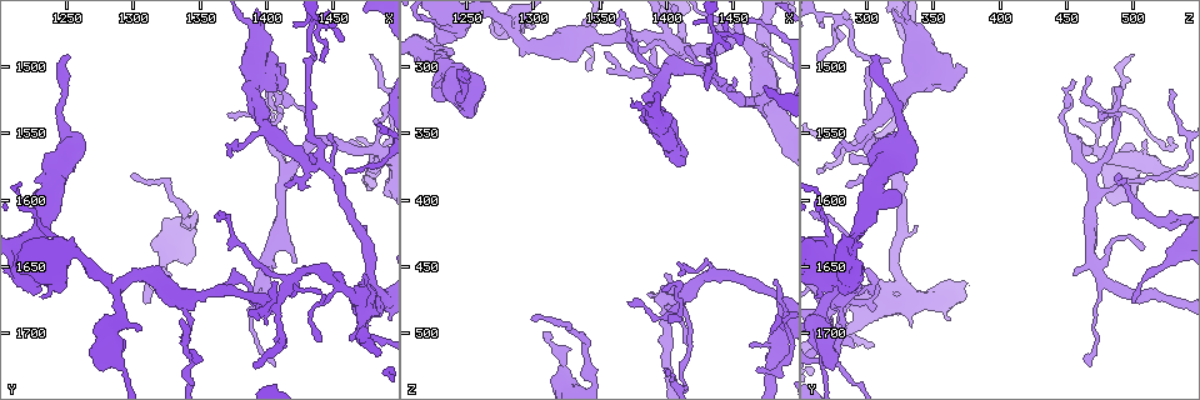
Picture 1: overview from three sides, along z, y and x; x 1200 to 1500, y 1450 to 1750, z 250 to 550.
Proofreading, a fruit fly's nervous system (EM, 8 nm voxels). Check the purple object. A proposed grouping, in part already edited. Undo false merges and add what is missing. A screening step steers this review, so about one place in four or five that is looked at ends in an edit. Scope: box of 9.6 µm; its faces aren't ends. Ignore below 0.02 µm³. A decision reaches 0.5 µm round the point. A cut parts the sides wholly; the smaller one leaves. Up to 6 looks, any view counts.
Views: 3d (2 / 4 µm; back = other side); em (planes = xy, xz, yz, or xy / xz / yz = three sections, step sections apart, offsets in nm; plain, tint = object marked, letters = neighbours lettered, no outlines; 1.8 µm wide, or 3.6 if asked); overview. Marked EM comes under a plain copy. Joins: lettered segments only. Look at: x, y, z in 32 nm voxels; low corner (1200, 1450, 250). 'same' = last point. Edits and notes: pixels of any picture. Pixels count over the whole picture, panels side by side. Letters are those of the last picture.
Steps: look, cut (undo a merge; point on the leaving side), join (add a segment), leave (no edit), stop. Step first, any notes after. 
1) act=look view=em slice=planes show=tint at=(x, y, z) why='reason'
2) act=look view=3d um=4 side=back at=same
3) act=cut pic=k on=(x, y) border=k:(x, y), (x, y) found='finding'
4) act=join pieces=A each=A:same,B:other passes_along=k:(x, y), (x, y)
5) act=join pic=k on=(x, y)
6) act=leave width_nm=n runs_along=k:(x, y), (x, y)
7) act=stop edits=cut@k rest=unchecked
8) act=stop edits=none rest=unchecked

act=look view=em slice=yz step=16 show=letters at=(1418, 1638, 510) why='branch stops here'

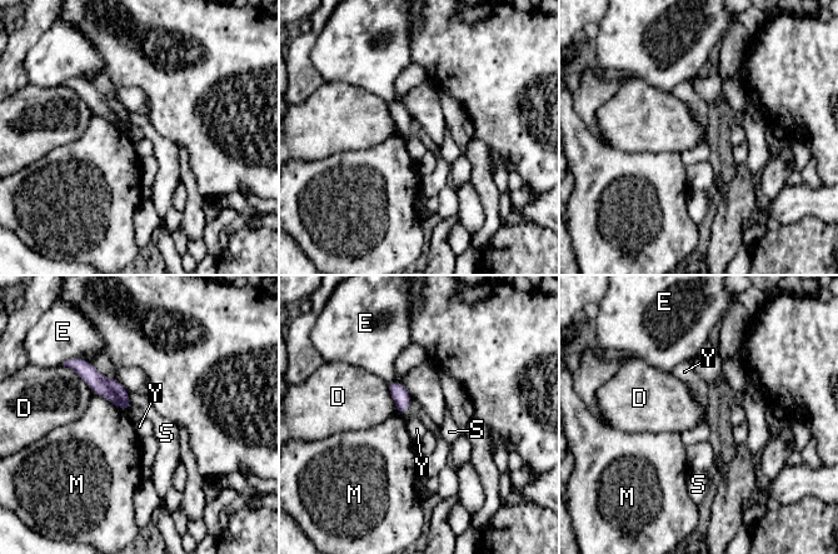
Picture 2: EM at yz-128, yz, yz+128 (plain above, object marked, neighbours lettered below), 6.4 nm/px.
act=look view=em slice=planes show=letters at=same

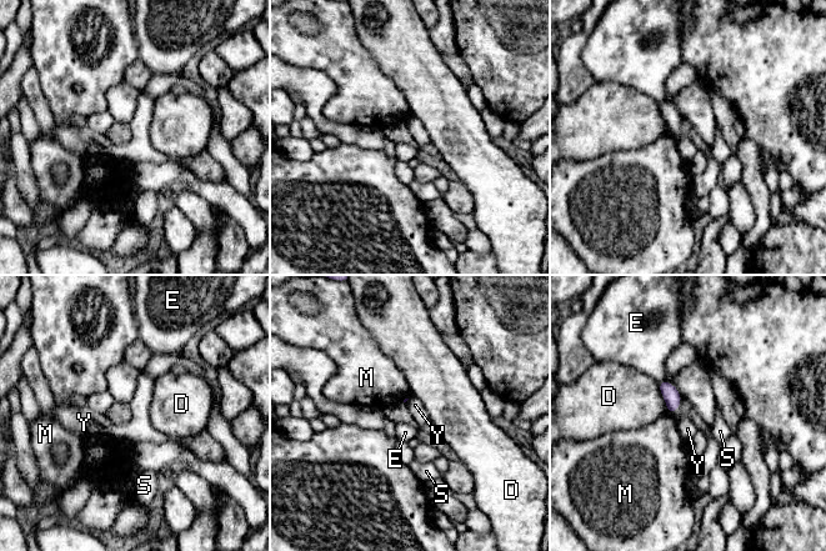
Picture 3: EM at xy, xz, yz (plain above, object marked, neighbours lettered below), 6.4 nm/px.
act=leave longest_contact=D:220nm each=D:other,E:other,M:other,S:other,Y:other border=3:(681, 395), (681, 402), (671, 414) found='no lettered segment goes on from it'

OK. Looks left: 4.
act=look view=em slice=xz step=16 show=letters at=(1402, 1676, 278) why='four or more arms meet'

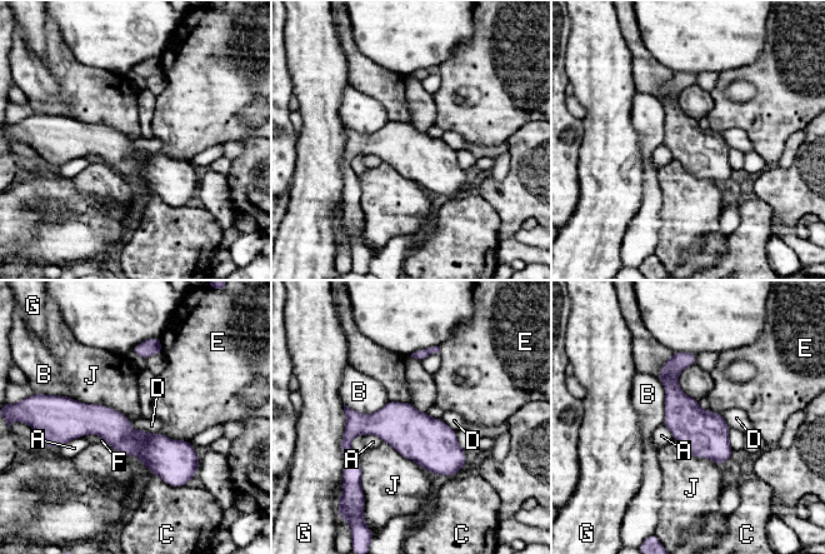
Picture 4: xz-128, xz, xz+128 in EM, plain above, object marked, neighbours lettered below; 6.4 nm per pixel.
act=leave width_nm=180 each=A:other,B:other,C:other,D:other,E:other,F:other,G:other,J:other border=4:(66, 395), (116, 409), (131, 420) found='continuous, no second cell'

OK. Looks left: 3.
act=look view=3d um=4 at=(1338, 1672, 278) why='four arms meet'

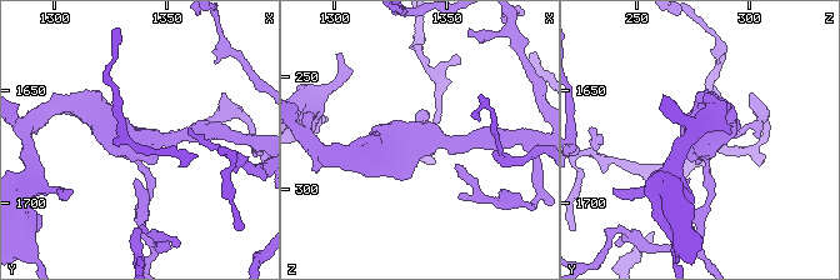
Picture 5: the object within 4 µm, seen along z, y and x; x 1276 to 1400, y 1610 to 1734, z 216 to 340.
act=look view=em um=3.6 slice=planes show=tint at=(1338, 1672, 280) arms=4

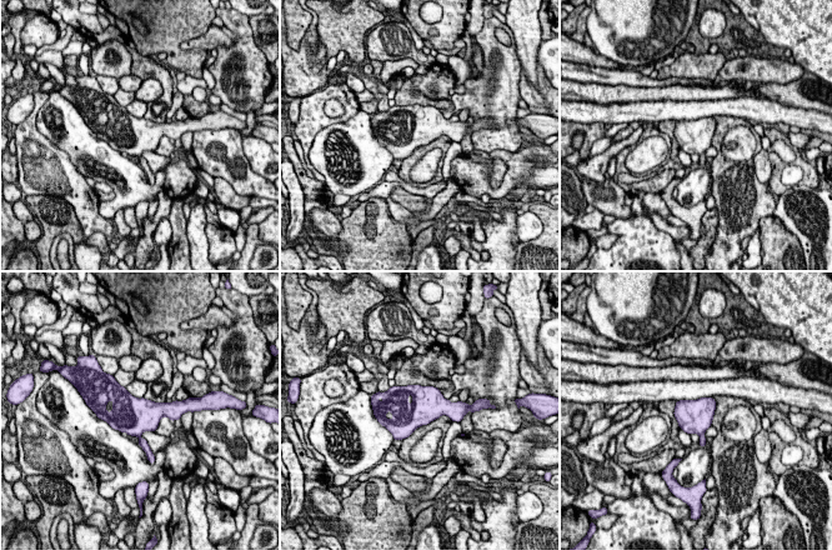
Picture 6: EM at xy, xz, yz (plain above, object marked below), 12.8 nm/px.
act=look view=em um=3.6 slice=planes show=letters at=same

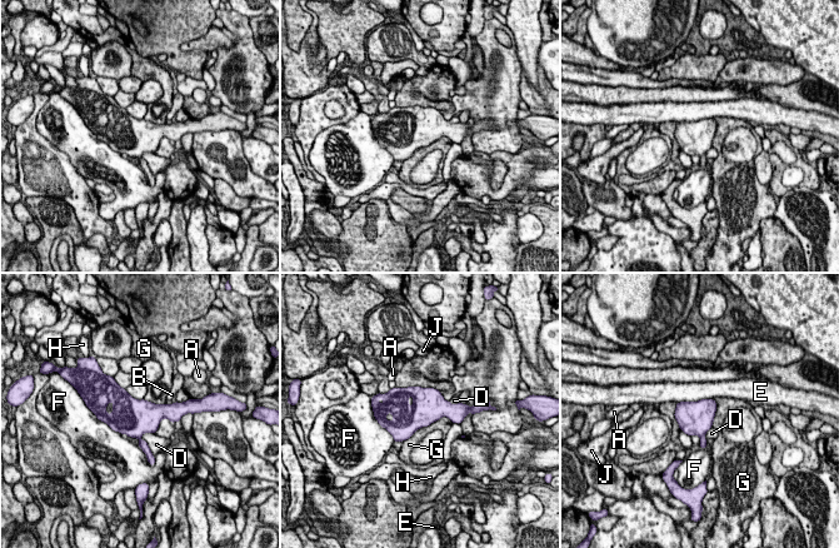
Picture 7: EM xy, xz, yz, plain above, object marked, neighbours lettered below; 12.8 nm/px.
act=leave width_nm=440 each=A:other,B:other,D:other,E:other,F:other,G:other,H:other,J:other border=7:(712, 398), (680, 400), (677, 403) found='all the same cell'

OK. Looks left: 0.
act=stop edits=none rest=unchecked

